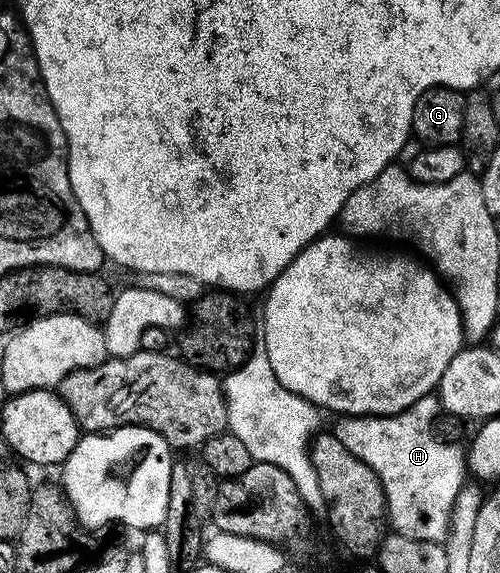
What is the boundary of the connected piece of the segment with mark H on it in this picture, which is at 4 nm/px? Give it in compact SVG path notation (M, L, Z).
M435 393L426 394L398 414L385 416L342 416L338 423L332 426L332 432L380 480L386 497L386 513L388 522L397 533L415 538L421 542L445 543L447 534L450 533L450 515L455 513L454 500L458 496L458 489L462 481L468 478L468 454L461 445L446 443L439 435L432 432L434 418L441 413L441 402Z

